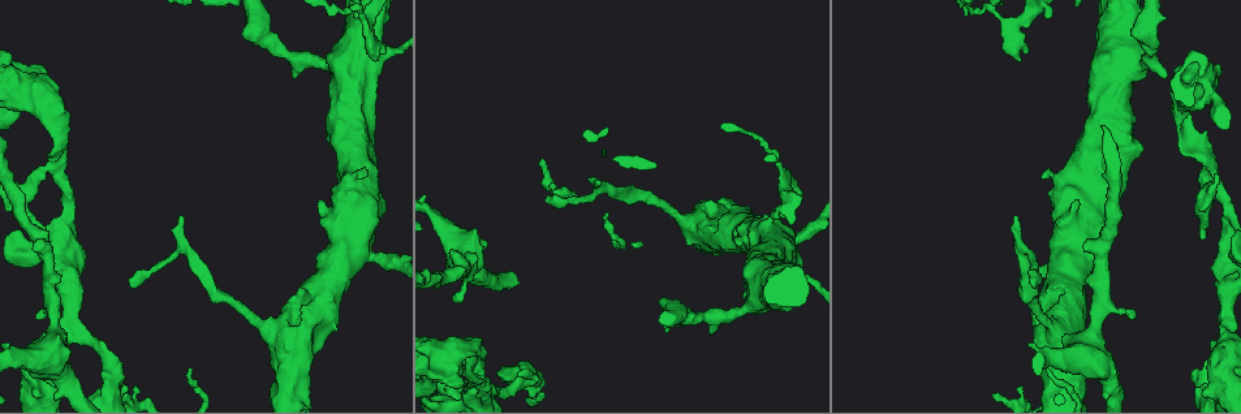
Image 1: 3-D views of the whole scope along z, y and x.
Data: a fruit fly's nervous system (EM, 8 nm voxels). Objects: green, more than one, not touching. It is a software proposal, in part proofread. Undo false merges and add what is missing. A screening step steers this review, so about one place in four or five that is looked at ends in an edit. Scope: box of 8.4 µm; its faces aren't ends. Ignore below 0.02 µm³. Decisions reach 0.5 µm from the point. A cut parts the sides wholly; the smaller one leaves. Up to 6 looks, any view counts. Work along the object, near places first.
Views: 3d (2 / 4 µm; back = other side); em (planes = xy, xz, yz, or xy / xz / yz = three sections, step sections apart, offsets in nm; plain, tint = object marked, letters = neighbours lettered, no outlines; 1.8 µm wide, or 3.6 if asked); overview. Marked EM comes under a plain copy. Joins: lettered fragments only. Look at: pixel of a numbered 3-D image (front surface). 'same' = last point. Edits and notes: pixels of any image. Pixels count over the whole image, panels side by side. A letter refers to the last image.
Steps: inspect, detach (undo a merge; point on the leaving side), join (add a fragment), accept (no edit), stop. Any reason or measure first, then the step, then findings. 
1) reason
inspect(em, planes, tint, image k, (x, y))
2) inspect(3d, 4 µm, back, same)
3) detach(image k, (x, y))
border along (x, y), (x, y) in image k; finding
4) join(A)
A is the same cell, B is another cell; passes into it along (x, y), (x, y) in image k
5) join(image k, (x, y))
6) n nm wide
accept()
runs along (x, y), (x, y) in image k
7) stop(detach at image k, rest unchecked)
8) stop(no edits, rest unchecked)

abrupt turn
inspect(em, planes, letters, image 1, (529, 375))

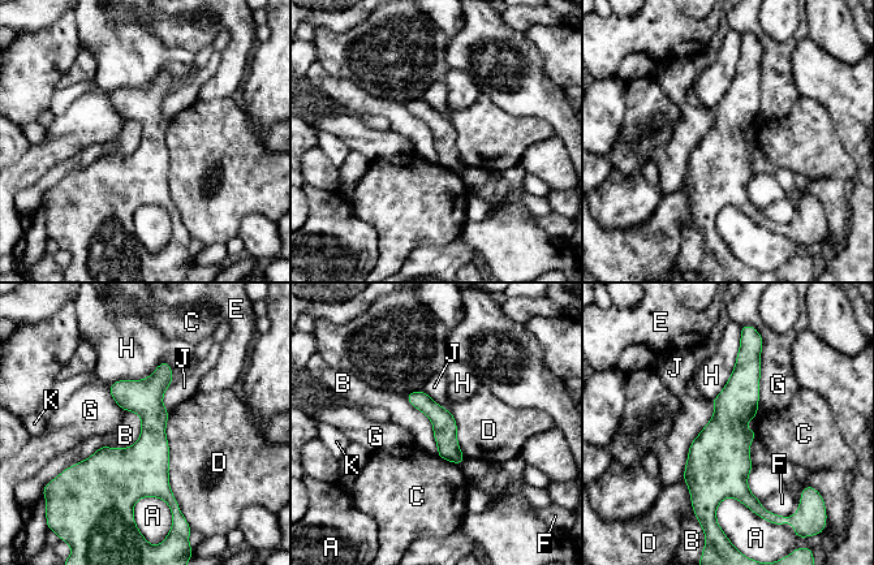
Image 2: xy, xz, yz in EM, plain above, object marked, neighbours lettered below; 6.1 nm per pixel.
accept()
A, B, C, D, E, F, G, H, J and K are other cells; border along (140, 415), (133, 444), (106, 444) in image 2; all the same neuron

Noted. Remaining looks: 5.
branch stops here
inspect(3d, 2 µm, image 1, (598, 185))

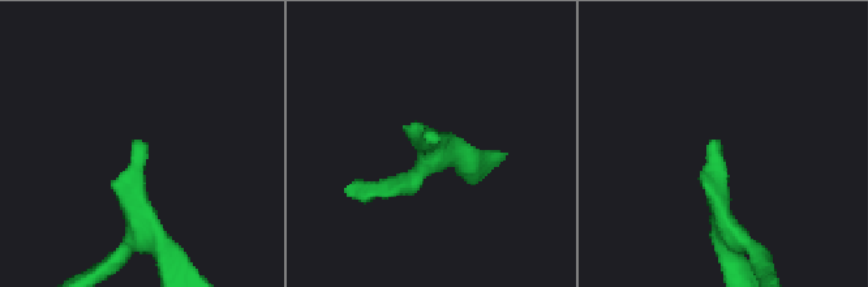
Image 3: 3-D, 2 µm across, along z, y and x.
need the tissue
inspect(em, xy, step 8, tint, image 3, (718, 144))

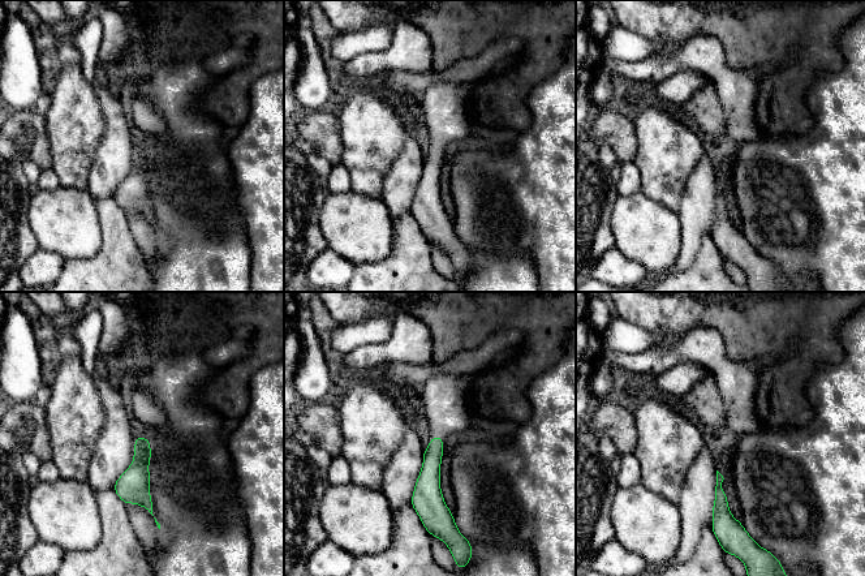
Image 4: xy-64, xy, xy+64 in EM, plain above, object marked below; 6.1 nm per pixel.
cut it another way
inspect(em, planes, letters, same)

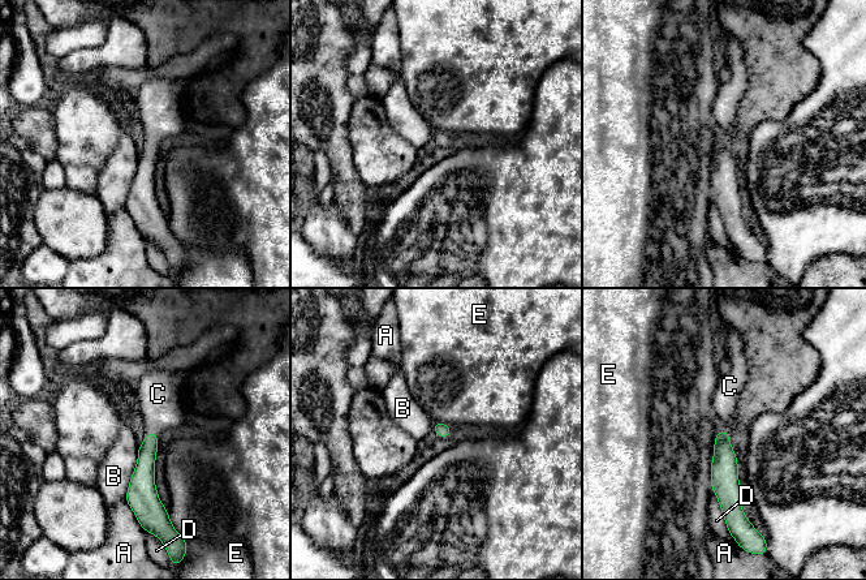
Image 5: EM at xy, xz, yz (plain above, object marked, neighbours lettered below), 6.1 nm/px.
join(C)
C is the same cell, A, B, D and E are other cells; it goes on there

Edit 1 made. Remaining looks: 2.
stop(join at image 5, rest unchecked)

